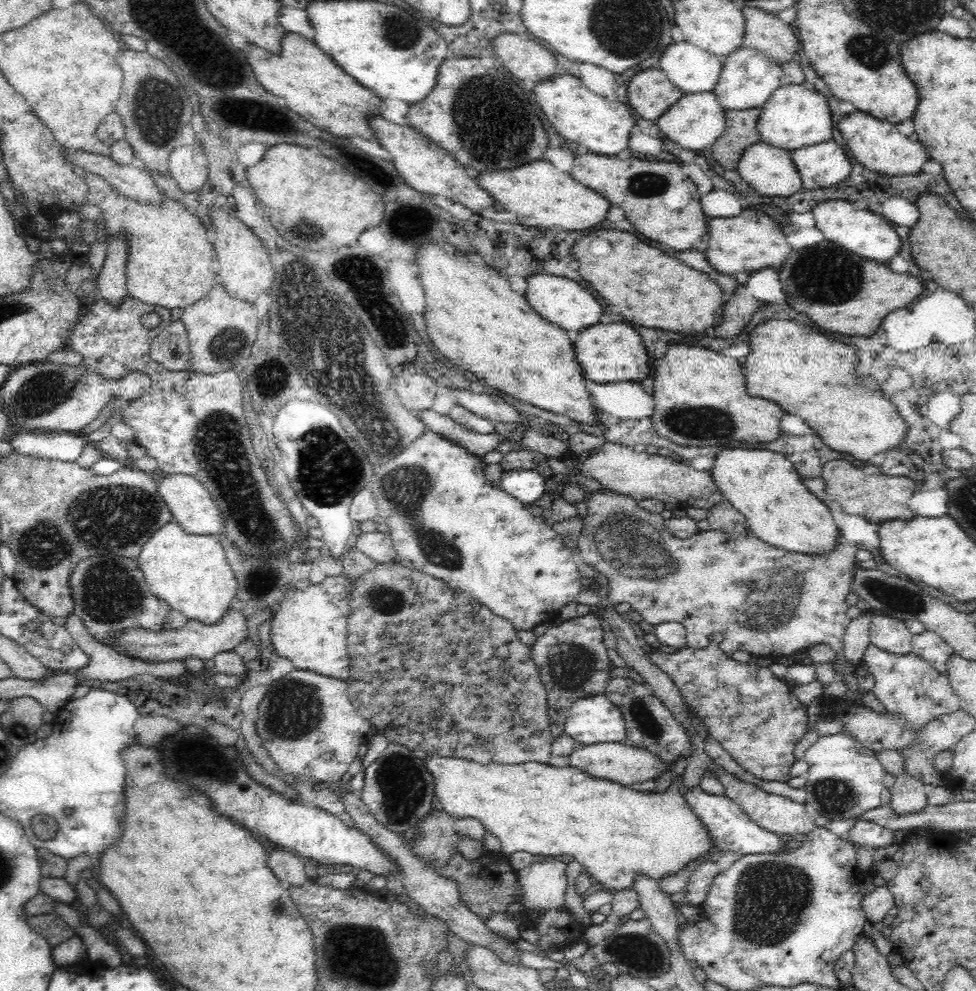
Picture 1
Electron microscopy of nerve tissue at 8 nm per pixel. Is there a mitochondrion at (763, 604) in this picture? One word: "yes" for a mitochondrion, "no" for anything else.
yes

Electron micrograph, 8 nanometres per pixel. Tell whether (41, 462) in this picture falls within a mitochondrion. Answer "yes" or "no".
no

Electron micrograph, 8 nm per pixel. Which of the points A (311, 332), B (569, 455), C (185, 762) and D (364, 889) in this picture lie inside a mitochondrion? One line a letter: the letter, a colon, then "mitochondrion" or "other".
A: mitochondrion
B: other
C: mitochondrion
D: other

